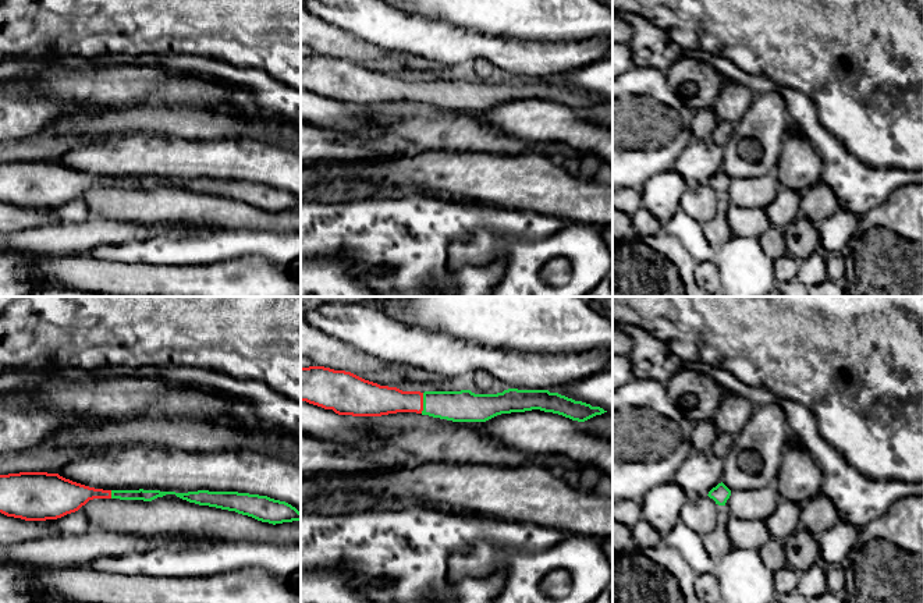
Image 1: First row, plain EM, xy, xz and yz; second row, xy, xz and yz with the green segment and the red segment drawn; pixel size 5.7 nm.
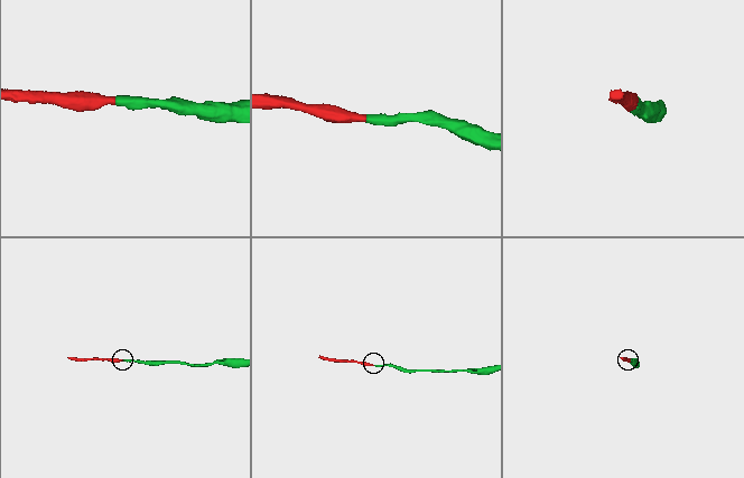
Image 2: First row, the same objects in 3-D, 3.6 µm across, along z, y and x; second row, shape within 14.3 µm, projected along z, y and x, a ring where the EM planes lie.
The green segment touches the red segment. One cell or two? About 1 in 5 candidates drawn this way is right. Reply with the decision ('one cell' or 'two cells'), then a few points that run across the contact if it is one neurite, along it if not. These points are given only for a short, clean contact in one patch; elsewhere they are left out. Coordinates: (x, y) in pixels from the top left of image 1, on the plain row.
one cell

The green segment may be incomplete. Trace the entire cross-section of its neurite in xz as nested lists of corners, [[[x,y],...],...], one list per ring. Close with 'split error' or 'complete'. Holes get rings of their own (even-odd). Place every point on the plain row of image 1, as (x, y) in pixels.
[[[324,54],[301,56],[301,89],[333,97],[338,103],[416,100],[452,110],[486,110],[501,102],[532,97],[585,110],[607,100],[549,78],[508,77],[497,82],[475,82],[471,78],[402,79]]]; split error

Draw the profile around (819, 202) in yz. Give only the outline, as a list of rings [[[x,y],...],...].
[[[823,181],[810,187],[799,199],[800,213],[813,224],[821,223],[838,209],[838,199]]]

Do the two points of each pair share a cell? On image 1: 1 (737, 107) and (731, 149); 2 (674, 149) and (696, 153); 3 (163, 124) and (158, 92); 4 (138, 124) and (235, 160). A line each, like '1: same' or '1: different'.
1: different
2: different
3: different
4: different

